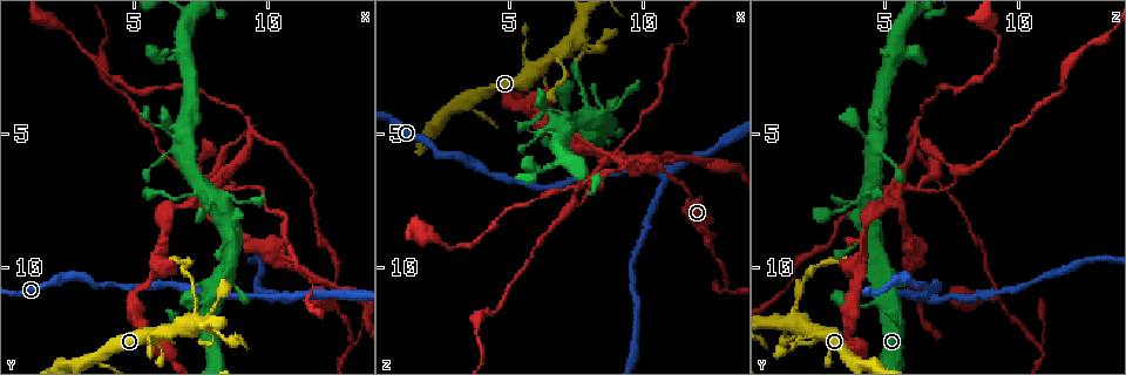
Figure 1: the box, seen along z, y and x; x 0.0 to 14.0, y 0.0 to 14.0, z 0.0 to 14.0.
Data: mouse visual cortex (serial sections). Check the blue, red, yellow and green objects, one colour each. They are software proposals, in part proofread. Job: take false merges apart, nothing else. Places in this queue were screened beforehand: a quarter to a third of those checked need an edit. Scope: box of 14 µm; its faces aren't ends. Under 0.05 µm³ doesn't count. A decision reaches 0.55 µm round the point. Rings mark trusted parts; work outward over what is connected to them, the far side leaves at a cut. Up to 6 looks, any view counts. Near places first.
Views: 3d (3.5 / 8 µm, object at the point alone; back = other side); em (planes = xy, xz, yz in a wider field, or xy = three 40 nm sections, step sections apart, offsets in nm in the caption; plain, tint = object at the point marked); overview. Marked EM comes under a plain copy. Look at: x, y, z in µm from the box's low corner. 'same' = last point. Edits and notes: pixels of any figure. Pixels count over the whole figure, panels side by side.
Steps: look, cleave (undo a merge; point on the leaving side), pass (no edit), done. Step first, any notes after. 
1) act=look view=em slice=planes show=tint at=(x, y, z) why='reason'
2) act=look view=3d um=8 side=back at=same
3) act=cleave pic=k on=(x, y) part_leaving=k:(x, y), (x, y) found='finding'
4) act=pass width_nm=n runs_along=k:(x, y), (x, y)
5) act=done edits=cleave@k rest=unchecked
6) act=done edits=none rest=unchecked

act=look view=3d um=8 at=(5.7, 12.5, 2.5) why='two arms in line, one across'

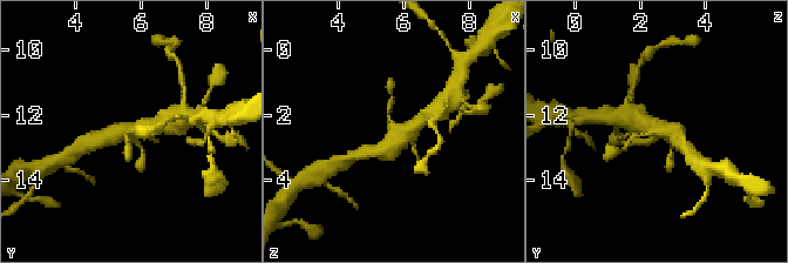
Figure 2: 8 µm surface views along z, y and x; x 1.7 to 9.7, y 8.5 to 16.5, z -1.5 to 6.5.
act=look view=3d um=3.5 at=(5.7, 12.5, 2.6)

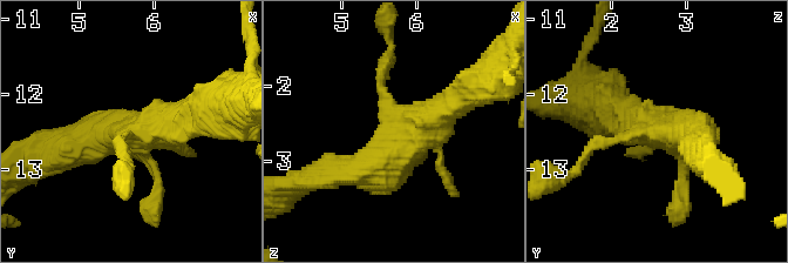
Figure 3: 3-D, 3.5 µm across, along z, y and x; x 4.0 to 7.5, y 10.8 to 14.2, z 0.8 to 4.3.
act=look view=em slice=xy step=1 show=tint at=(5.70, 12.50, 2.55) why='need the tissue'

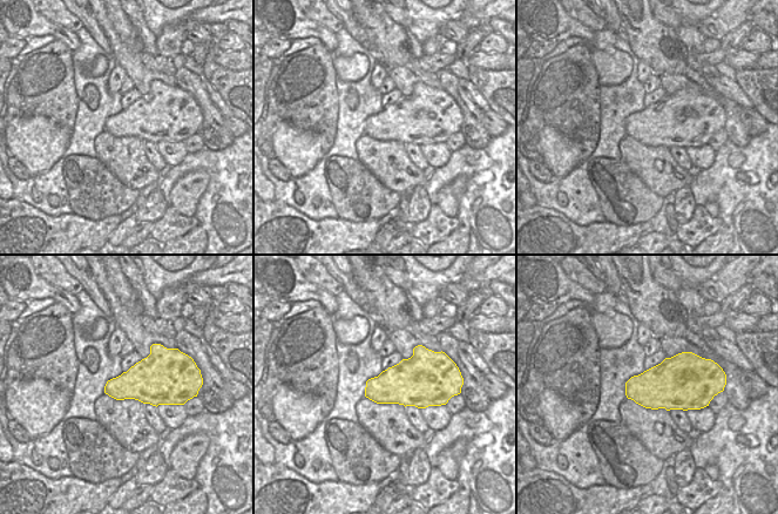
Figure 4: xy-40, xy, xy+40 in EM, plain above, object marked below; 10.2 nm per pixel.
act=pass runs_along=3:(339, 172), (378, 166), (468, 90) found='all the same cell'

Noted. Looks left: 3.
act=look view=3d um=3.5 at=(7.5, 12.2, 1.5) why='looks like a crossing'

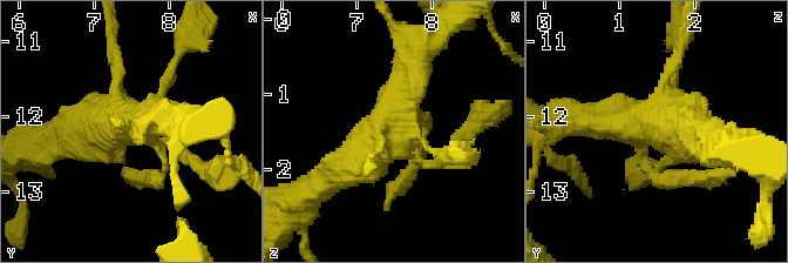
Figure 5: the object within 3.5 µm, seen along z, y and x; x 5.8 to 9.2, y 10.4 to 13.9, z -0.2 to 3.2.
act=look view=em slice=xy step=2 show=tint at=(7.50, 12.10, 1.55) why='shape alone is not enough'

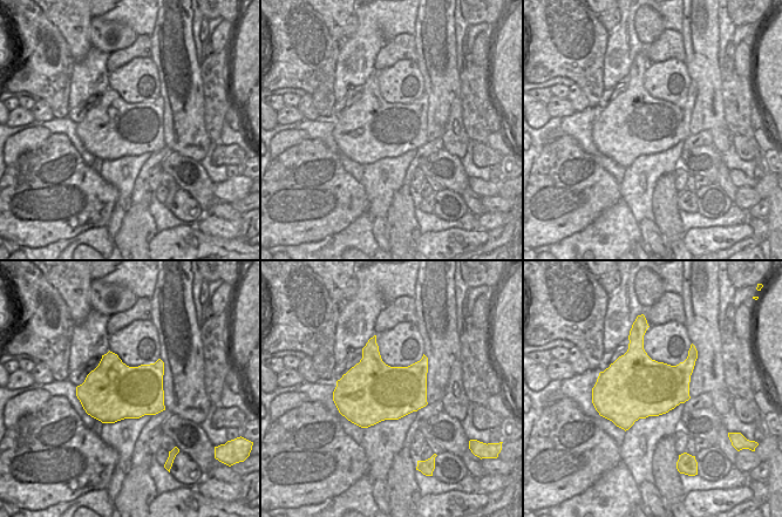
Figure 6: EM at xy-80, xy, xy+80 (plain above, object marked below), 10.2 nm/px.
act=pass width_nm=650 runs_along=5:(316, 188), (376, 146), (413, 80) found='all the same cell'

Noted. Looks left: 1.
act=look view=3d um=3.5 at=(6.2, 2.3, 6.4) why='sharp bend'

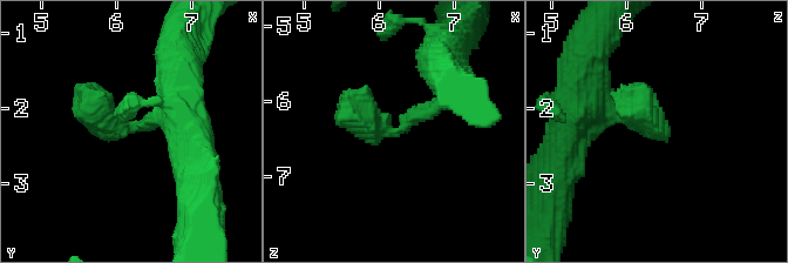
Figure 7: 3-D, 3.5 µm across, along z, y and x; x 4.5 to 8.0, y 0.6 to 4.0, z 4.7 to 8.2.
act=pass runs_along=7:(446, 90), (395, 133), (340, 117) found='continuous, no second cell'

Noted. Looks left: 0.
act=done edits=none rest=unchecked

